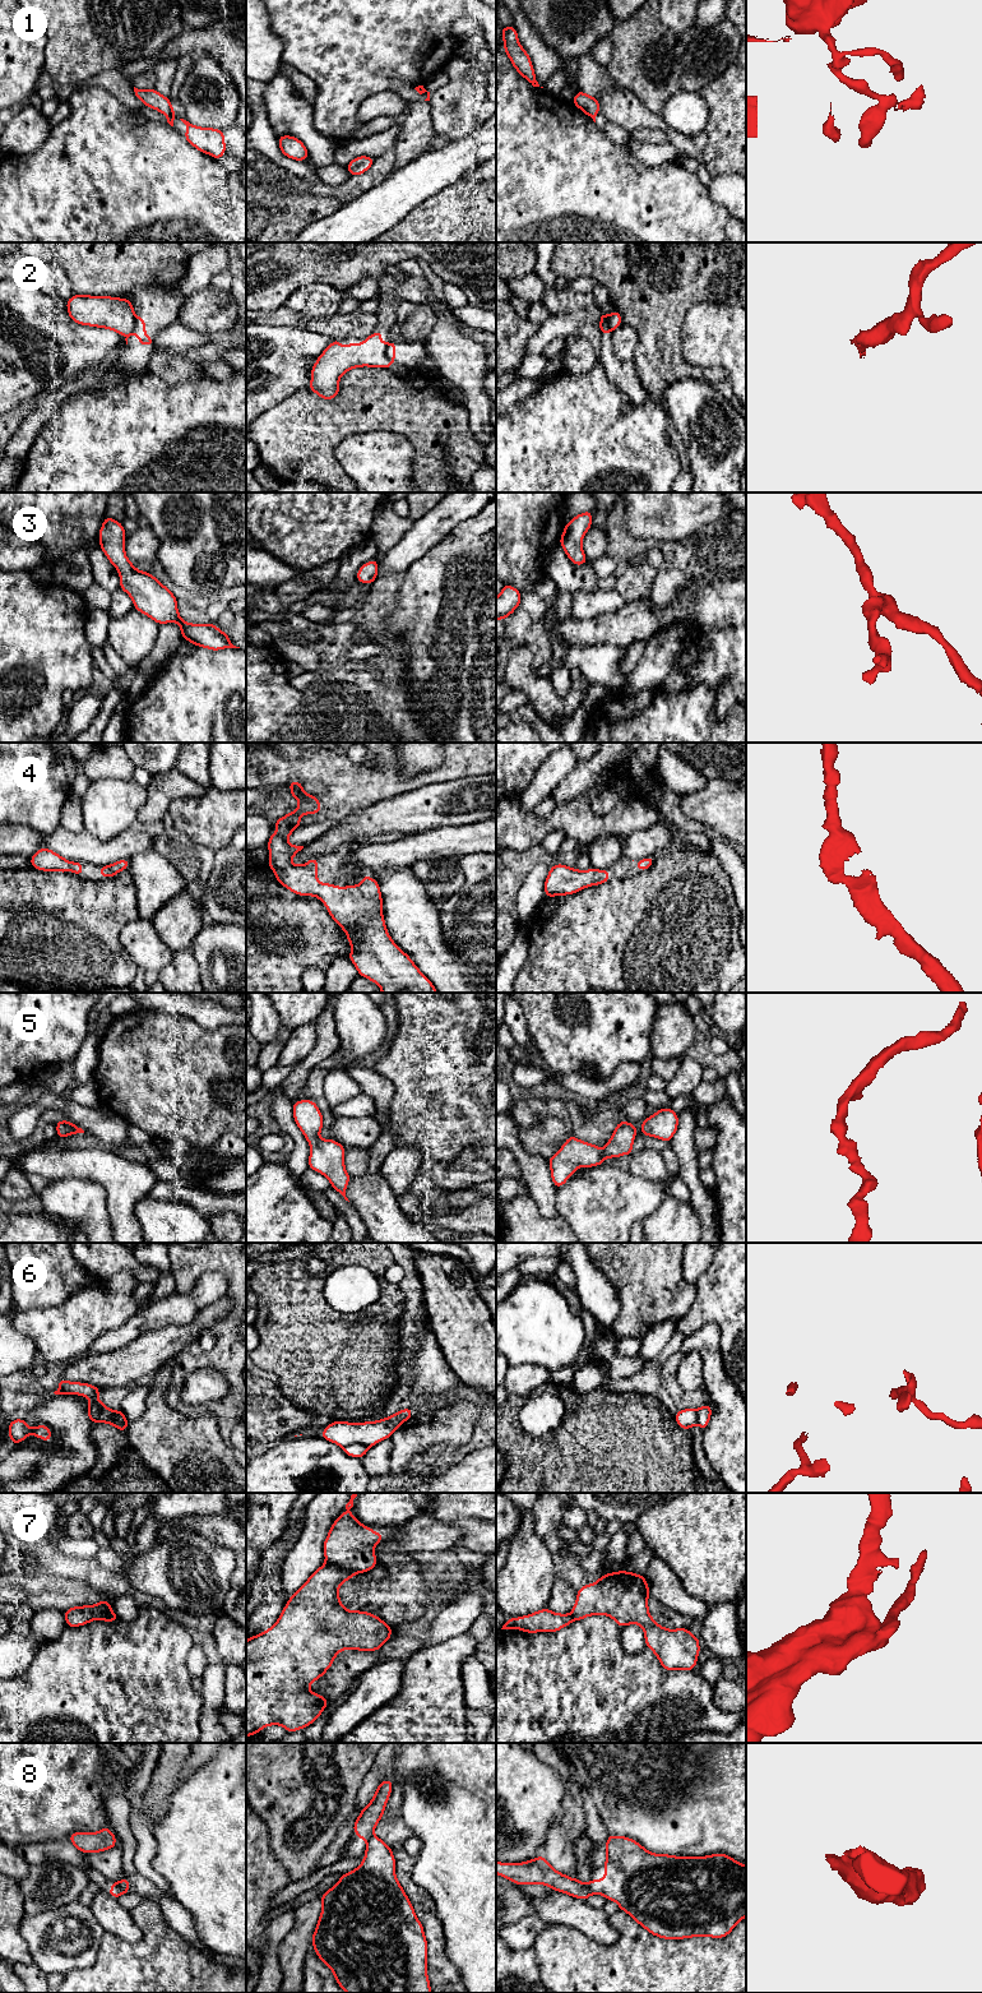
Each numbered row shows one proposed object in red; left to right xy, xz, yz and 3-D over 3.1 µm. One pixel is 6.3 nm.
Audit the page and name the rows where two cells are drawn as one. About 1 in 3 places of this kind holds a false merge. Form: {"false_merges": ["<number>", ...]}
{"false_merges": ["1", "2", "6", "7", "8"]}

